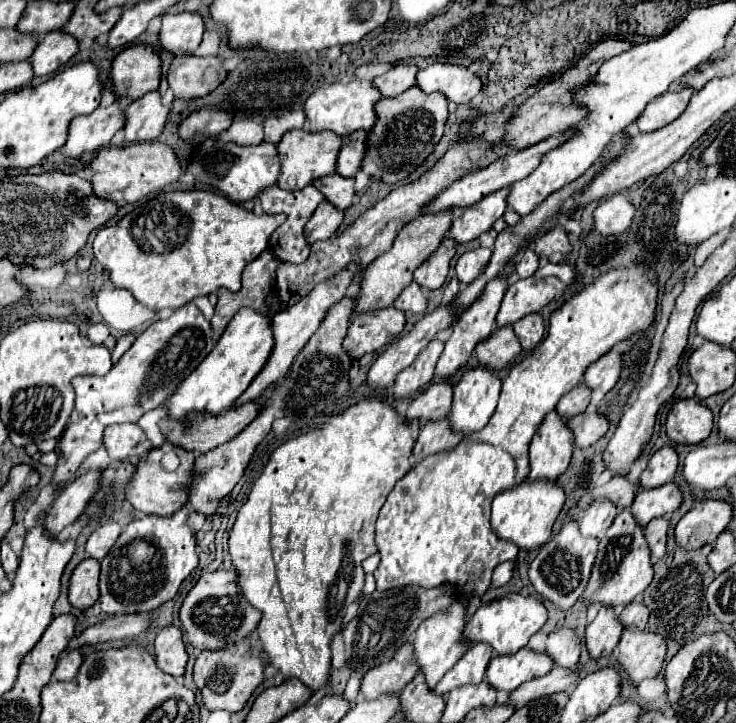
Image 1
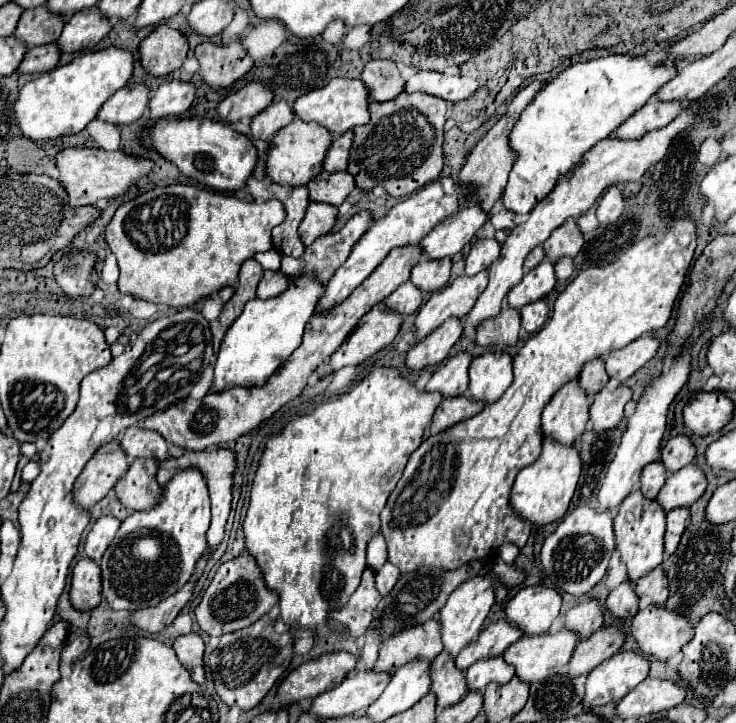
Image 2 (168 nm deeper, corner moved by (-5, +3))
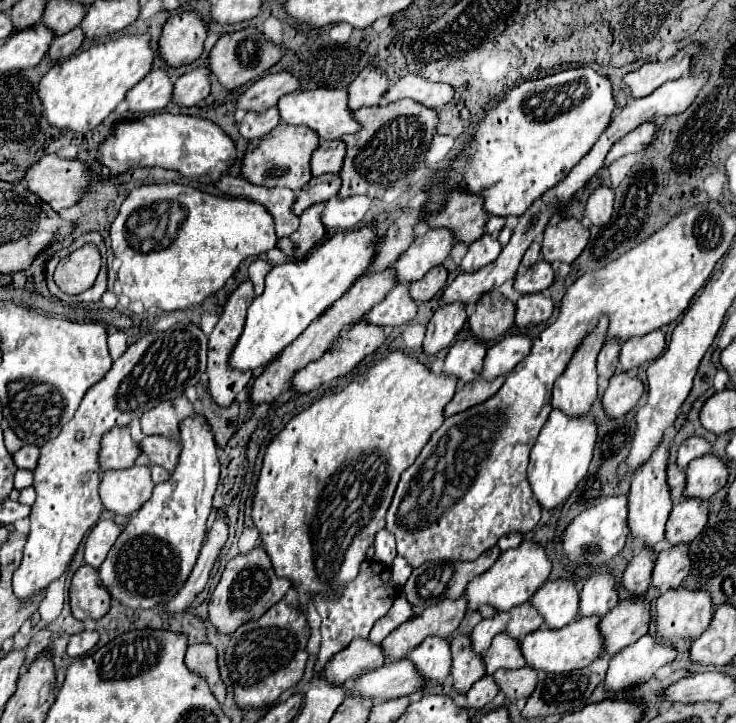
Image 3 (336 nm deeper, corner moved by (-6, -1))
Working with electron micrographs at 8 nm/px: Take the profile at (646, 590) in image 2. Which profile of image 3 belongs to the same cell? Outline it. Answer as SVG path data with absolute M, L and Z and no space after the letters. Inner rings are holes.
M690 544L686 546L670 546L658 554L654 572L652 572L652 586L664 590L678 588L684 578L688 576L688 570L692 568L690 560Z

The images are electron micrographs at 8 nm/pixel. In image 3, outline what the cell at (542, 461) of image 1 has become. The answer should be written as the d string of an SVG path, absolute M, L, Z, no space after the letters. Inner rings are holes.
M600 316L600 322L598 322L598 330L592 330L592 334L586 334L580 342L580 346L576 348L576 354L572 356L572 360L568 362L564 374L556 380L554 384L554 398L552 398L552 406L554 408L560 408L564 414L570 414L570 416L582 416L582 414L588 414L592 402L596 400L596 390L598 390L598 374L596 374L596 356L606 340L606 330L608 330L608 318Z

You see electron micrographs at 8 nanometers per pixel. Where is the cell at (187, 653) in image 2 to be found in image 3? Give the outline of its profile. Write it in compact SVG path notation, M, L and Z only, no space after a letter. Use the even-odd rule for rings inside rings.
M192 644L192 646L188 646L188 652L186 652L186 666L192 672L206 678L212 694L222 704L226 698L226 686L220 680L220 670L218 670L216 658L218 658L218 654L212 644Z

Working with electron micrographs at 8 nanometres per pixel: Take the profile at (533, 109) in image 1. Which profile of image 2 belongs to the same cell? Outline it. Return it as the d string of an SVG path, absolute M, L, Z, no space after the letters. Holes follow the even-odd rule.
M531 82L529 86L525 86L515 98L513 102L509 104L505 116L501 116L497 120L497 124L481 138L481 142L471 150L465 166L461 168L459 172L459 180L465 182L465 184L473 184L477 190L475 190L475 200L481 202L483 210L491 210L493 204L497 202L497 198L501 196L505 184L507 184L507 176L511 172L511 166L515 164L515 150L511 150L511 144L509 144L509 134L511 134L511 126L515 126L515 122L519 120L519 114L527 108L527 104L531 104L531 98L535 98L535 94L539 90L543 90L547 82Z

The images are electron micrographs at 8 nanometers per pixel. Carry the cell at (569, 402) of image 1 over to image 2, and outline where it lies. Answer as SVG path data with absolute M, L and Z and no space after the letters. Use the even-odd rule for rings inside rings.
M593 360L589 362L581 374L579 374L579 386L583 386L583 390L589 394L589 396L595 396L605 384L607 384L609 376L605 372L605 364L603 360Z

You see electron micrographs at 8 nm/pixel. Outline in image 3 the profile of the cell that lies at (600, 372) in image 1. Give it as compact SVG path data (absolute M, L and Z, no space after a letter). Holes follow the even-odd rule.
M662 330L648 332L646 336L628 338L620 348L620 364L624 370L634 370L640 364L660 356L664 348L666 348L666 340Z

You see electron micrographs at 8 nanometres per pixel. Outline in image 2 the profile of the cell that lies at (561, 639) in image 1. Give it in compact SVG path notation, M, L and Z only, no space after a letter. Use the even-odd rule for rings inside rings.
M587 600L587 602L581 602L573 608L569 608L563 614L563 618L565 618L565 630L579 634L579 640L583 640L601 628L603 608L595 600Z

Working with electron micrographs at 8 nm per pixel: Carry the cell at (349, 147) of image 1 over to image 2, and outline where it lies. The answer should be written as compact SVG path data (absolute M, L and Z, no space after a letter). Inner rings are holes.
M349 130L347 134L343 134L343 136L339 136L337 140L333 140L331 150L327 152L327 158L325 158L325 162L323 162L323 168L325 168L327 172L347 170L351 142L353 142L353 130Z

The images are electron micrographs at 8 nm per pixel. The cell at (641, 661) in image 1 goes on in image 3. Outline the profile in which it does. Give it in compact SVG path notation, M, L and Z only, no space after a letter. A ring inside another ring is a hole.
M684 586L676 590L666 590L656 600L656 614L658 614L656 636L664 638L666 642L676 642L678 638L698 638L710 624L714 612L716 612L716 606L712 606L712 598L708 590L688 590Z

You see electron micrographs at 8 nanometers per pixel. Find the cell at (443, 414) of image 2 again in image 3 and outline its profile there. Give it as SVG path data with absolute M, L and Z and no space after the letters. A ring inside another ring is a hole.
M478 376L476 382L468 382L468 386L458 388L454 398L446 406L446 416L452 416L456 412L464 412L470 406L476 406L478 402L488 400L492 394L496 394L500 390L504 380L506 378L494 378L494 382L484 382L484 378Z

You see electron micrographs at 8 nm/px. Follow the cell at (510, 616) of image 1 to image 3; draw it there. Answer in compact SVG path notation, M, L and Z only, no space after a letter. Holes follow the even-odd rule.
M568 578L546 582L530 602L544 616L548 628L562 628L578 616L580 590Z

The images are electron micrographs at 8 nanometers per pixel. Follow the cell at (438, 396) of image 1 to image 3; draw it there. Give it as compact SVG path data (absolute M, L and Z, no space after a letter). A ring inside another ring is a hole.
M460 338L450 348L442 370L446 374L458 376L460 384L468 384L480 374L484 364L484 354L486 354L484 342L480 342L478 338Z

